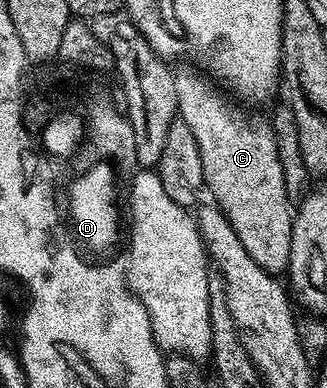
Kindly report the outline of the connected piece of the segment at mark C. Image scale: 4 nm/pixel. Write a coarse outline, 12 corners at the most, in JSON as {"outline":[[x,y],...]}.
{"outline":[[175,71],[206,194],[271,274],[293,215],[271,124]]}

